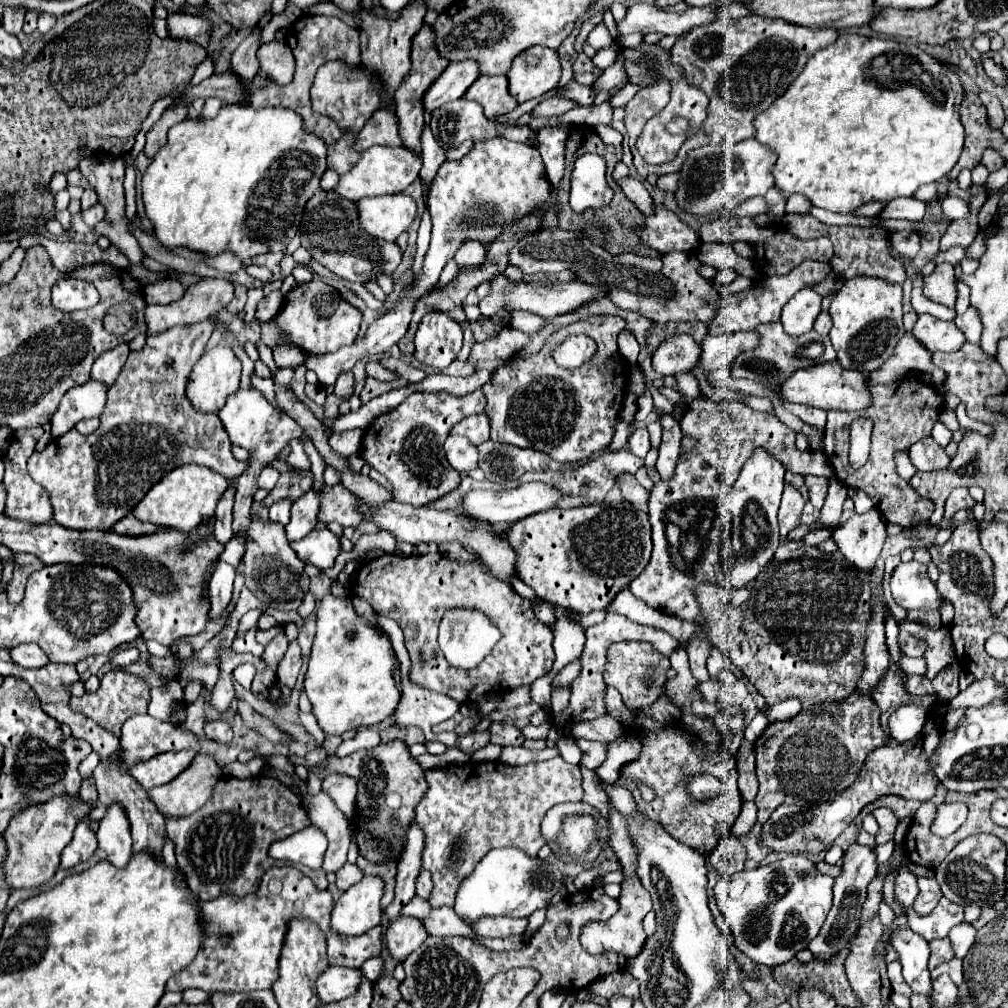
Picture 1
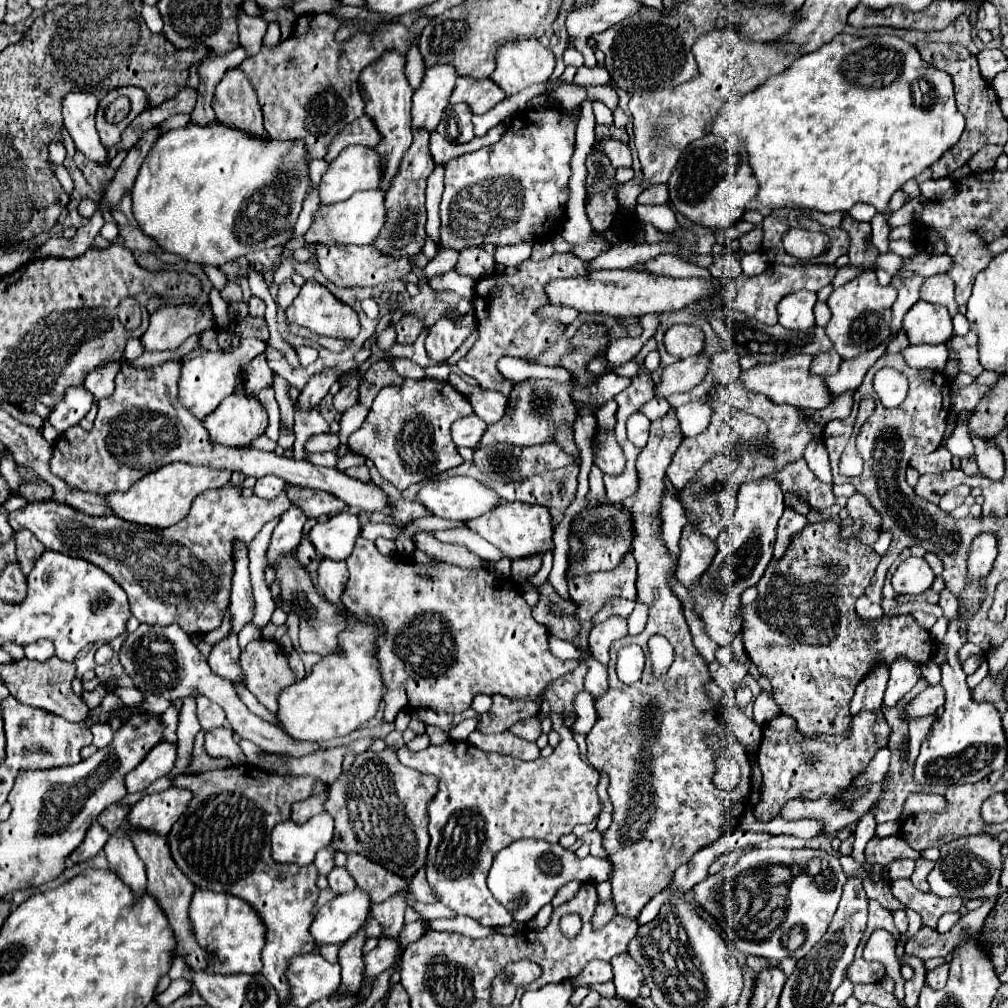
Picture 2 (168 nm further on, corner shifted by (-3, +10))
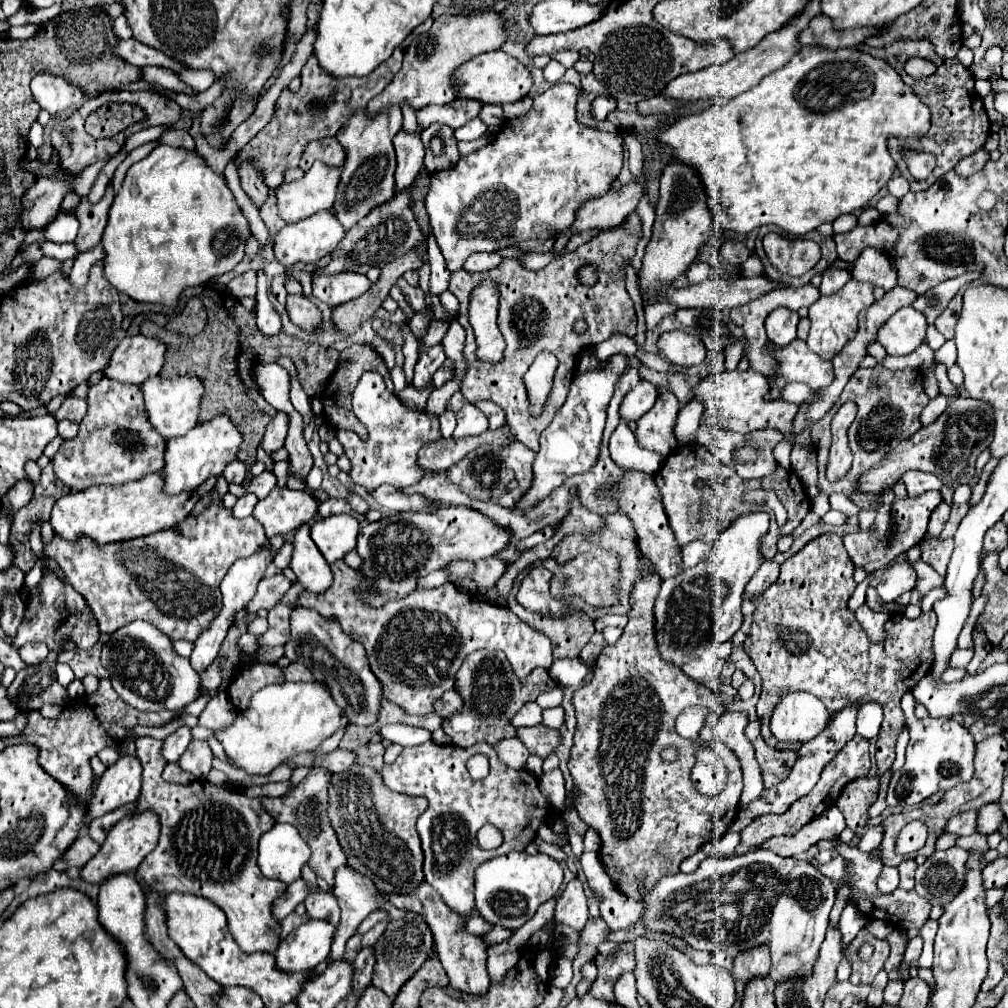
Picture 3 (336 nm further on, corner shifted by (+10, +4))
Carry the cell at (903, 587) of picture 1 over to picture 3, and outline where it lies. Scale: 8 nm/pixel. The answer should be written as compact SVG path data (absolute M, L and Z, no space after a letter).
M894 562L882 572L876 590L884 602L896 602L896 598L912 590L914 584L916 584L914 568L908 562Z

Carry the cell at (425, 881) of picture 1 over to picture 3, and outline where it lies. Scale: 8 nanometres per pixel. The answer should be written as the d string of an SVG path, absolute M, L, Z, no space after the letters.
M422 882L422 886L418 886L414 890L414 894L422 902L422 916L428 922L428 926L432 928L434 942L438 948L438 958L440 958L440 962L450 978L450 984L458 990L466 990L472 994L484 994L490 986L490 976L486 970L486 946L484 946L484 942L478 940L478 936L460 930L460 924L464 922L464 918L454 914L442 902L442 898L438 898L438 892L432 886L426 886L426 882Z

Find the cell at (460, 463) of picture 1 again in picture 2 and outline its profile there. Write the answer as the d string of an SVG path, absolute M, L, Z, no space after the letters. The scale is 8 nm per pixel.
M471 414L471 416L457 420L451 428L451 434L453 434L453 442L457 446L475 448L479 444L481 436L485 434L485 430L487 430L487 424L483 420L479 420L479 416Z

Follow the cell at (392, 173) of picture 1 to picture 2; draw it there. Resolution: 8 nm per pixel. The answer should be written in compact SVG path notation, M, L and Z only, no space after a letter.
M347 146L333 162L329 162L319 182L319 202L333 204L347 200L359 190L379 188L383 160L371 148Z

